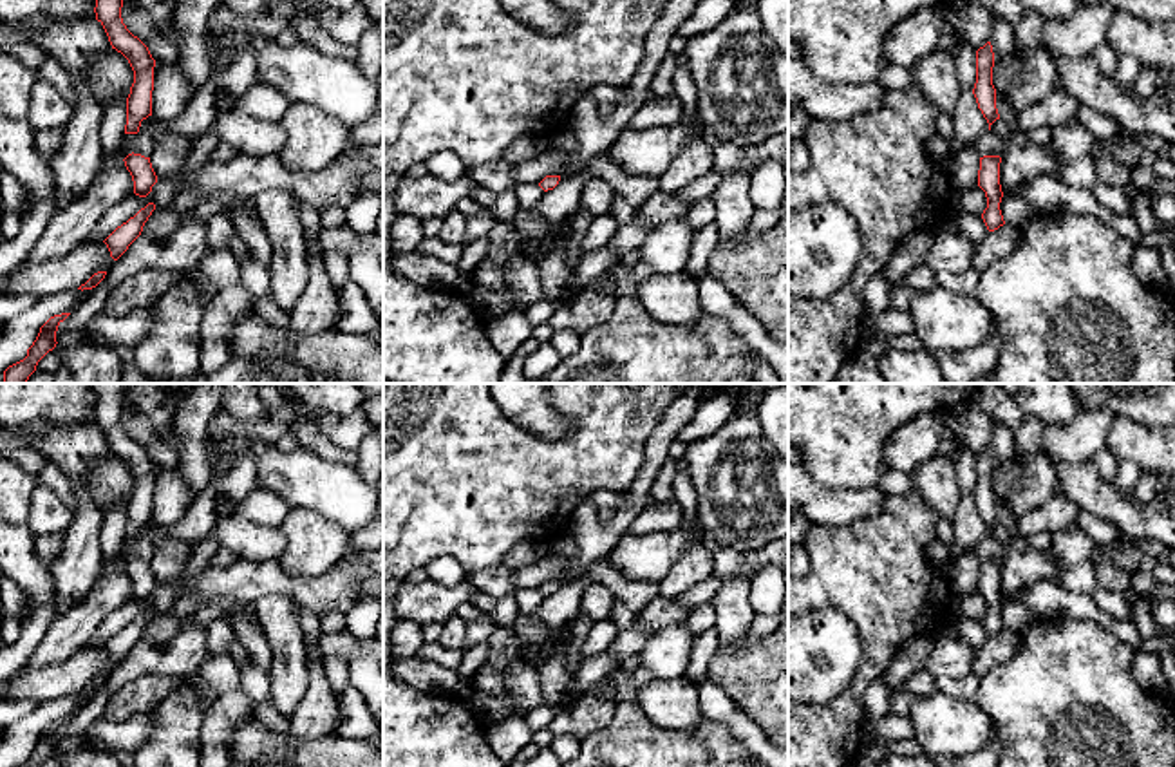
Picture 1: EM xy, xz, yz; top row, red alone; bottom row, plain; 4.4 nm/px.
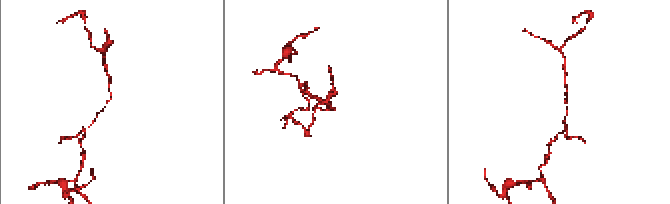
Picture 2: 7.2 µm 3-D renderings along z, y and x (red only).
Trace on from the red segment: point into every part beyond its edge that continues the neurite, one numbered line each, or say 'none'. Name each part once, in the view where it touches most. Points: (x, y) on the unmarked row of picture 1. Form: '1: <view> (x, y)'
1: xy (129, 612)

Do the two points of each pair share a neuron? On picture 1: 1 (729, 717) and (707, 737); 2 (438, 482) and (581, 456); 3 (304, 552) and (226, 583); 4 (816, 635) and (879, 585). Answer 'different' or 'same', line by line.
1: different
2: same
3: different
4: different

